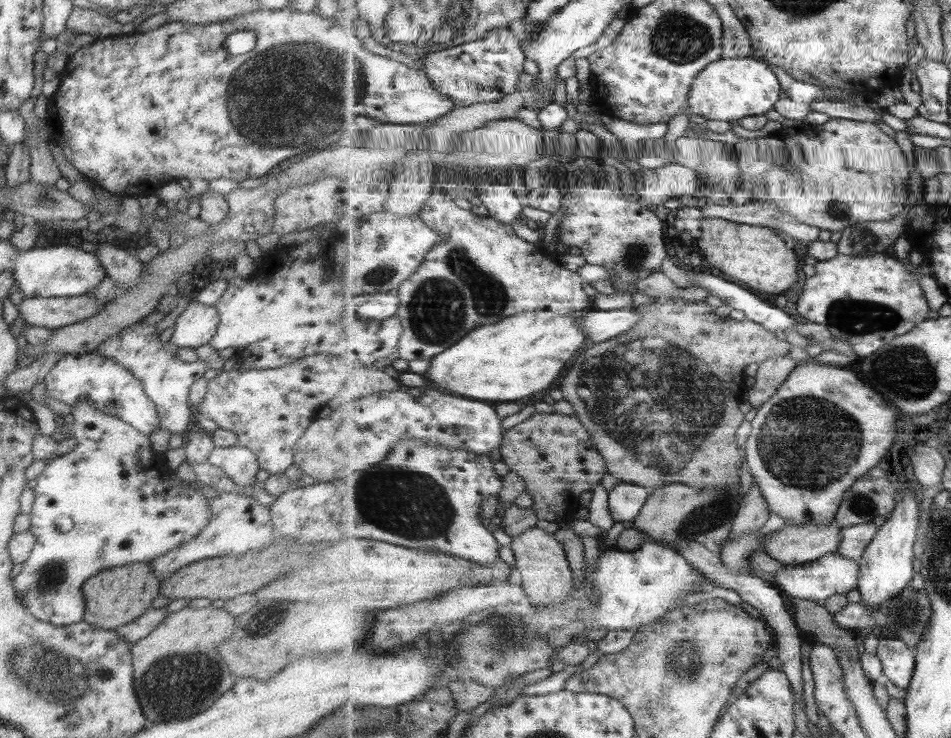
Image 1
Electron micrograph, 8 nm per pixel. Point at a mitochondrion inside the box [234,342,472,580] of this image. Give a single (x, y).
(415, 507)

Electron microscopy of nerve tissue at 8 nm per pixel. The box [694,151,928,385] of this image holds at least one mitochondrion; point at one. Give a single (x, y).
(852, 316)

